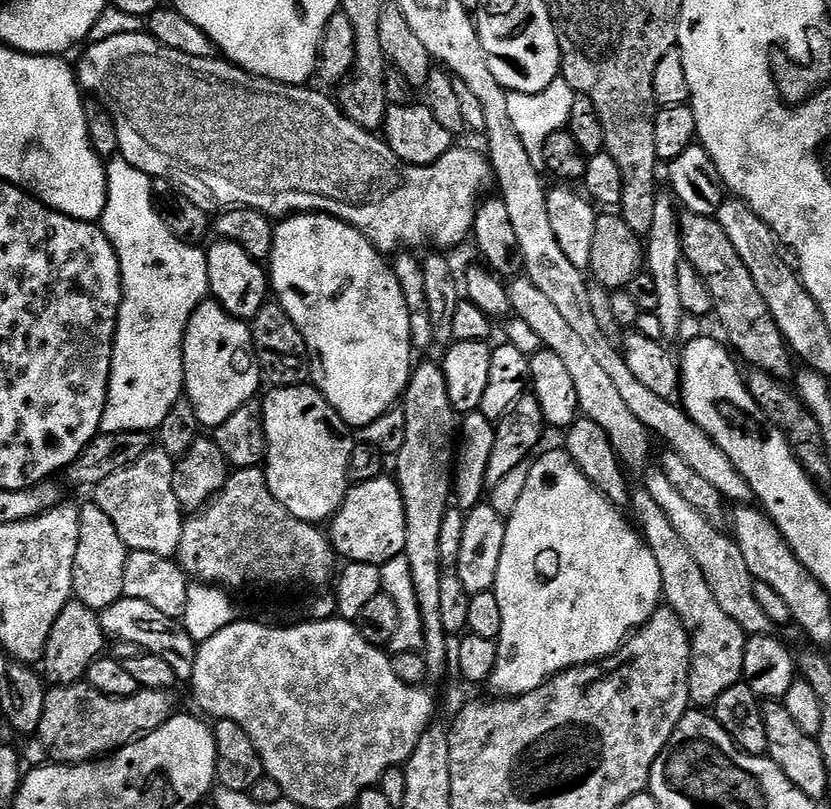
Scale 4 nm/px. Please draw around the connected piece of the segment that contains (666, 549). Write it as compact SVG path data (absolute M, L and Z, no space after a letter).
M637 488L637 492L635 489L630 496L631 519L644 543L648 545L650 554L654 554L658 570L662 570L663 599L667 607L678 614L692 637L692 673L688 675L688 699L696 706L715 705L716 699L726 694L730 686L739 684L744 679L748 636L742 626L738 626L738 622L734 622L734 618L730 618L722 606L718 606L714 594L710 594L710 586L702 570L698 570L698 562L694 562L690 550L686 550L683 545L682 538L674 534L674 526L670 526L666 510L662 510L662 506L650 498L647 488Z

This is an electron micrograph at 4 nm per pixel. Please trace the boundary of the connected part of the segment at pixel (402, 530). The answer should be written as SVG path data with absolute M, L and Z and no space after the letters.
M385 474L370 482L352 484L342 506L330 521L330 539L337 557L348 562L366 562L383 566L404 555L406 546L406 510L400 487Z

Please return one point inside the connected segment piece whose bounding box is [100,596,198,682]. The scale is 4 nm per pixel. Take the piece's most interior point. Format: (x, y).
(128, 620)

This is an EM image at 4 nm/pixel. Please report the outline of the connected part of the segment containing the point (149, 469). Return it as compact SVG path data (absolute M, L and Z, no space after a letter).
M149 450L138 462L126 466L126 470L110 474L110 478L94 490L94 502L106 510L129 550L169 558L179 553L186 516L178 506L178 498L174 498L175 469L173 457L159 450Z

